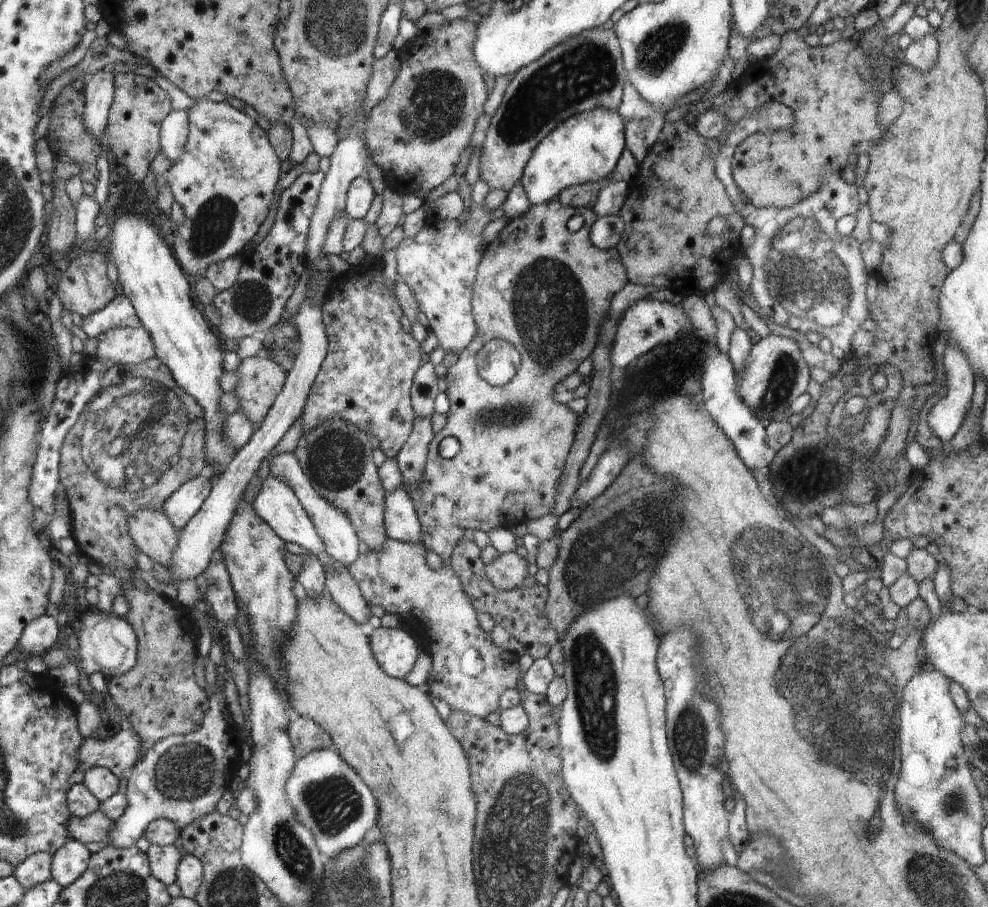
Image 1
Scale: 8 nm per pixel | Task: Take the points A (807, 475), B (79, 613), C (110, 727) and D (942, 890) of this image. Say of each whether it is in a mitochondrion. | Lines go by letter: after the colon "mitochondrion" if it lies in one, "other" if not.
A: mitochondrion
B: other
C: other
D: mitochondrion

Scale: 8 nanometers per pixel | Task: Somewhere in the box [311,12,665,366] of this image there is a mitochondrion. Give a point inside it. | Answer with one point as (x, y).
(586, 70)

